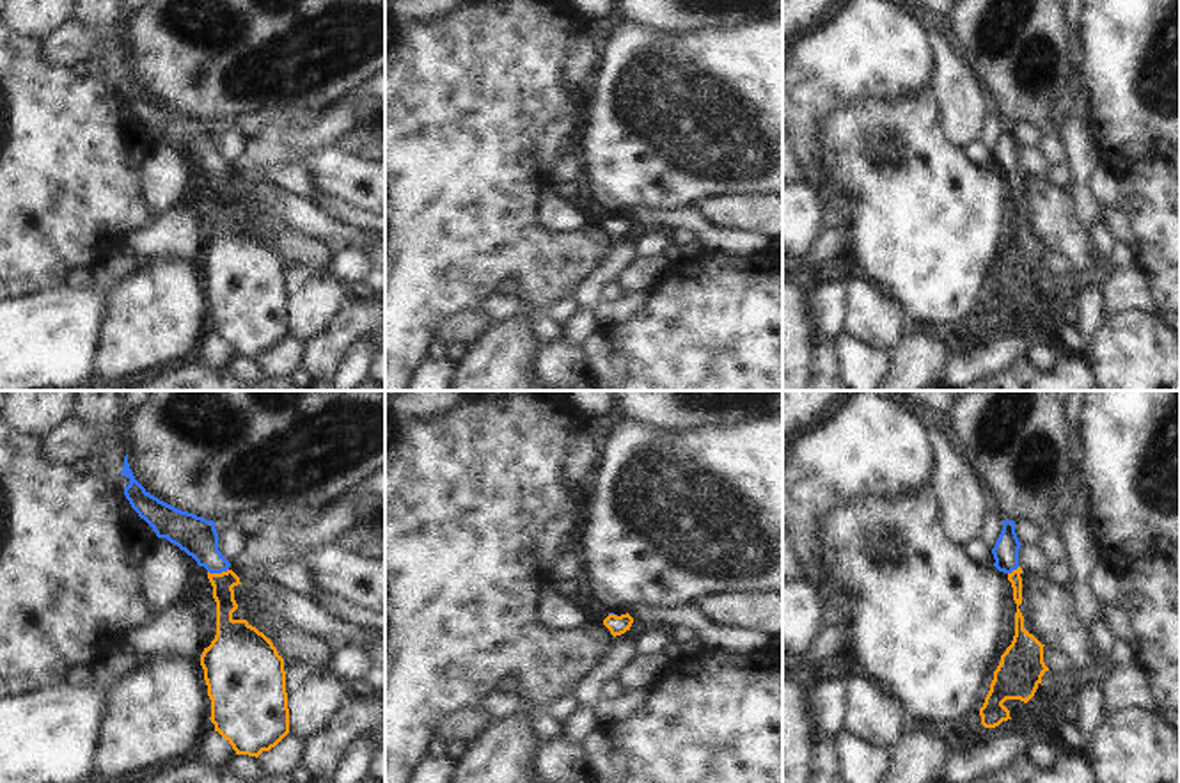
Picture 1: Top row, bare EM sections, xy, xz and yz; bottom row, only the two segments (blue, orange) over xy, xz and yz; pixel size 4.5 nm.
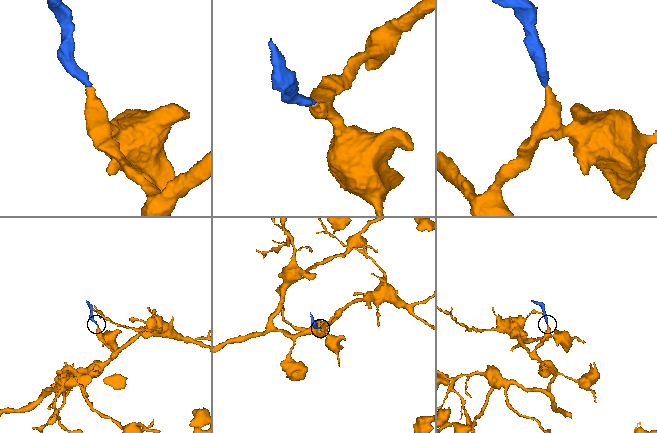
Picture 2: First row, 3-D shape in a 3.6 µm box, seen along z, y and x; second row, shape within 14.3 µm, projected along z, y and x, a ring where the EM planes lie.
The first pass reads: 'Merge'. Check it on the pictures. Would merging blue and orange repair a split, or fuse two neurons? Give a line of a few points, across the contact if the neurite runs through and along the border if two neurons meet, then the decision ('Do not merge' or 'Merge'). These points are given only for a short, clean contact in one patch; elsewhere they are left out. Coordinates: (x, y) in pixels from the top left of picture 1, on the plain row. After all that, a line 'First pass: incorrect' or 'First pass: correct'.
Line: xy (197, 139), (217, 174), (222, 185). Merge
First pass: correct

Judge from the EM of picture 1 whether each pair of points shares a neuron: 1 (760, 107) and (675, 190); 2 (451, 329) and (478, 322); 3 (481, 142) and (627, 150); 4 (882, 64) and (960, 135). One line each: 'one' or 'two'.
1: one
2: one
3: two
4: two

